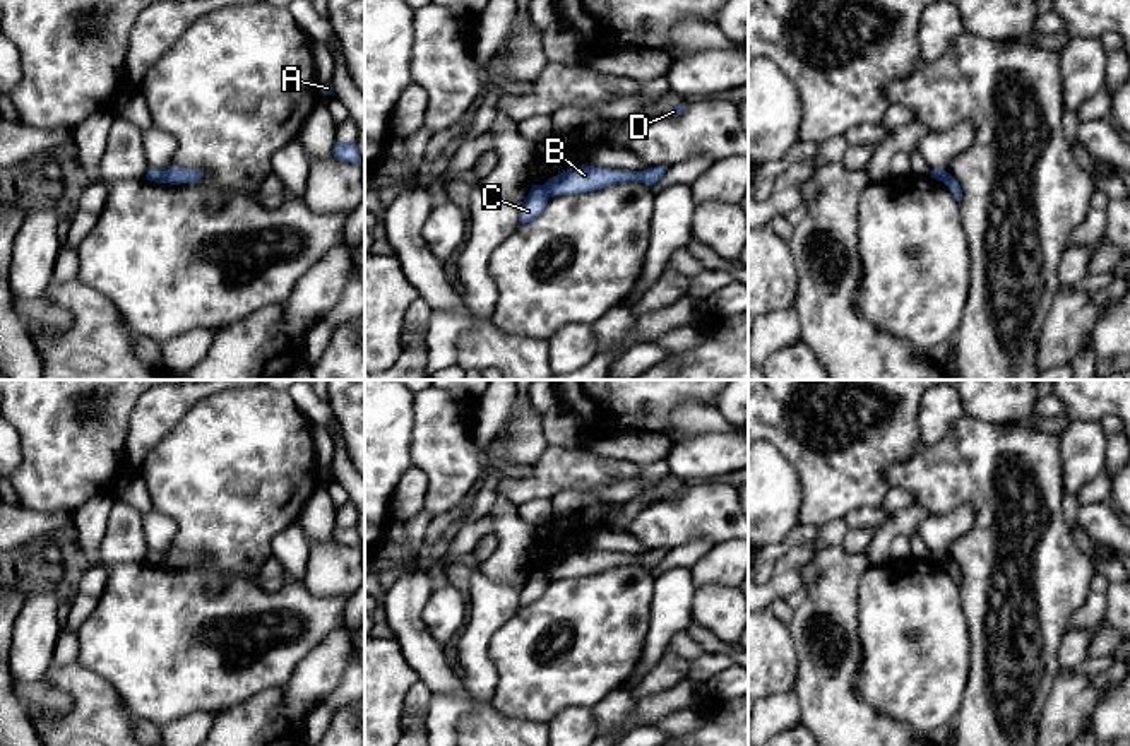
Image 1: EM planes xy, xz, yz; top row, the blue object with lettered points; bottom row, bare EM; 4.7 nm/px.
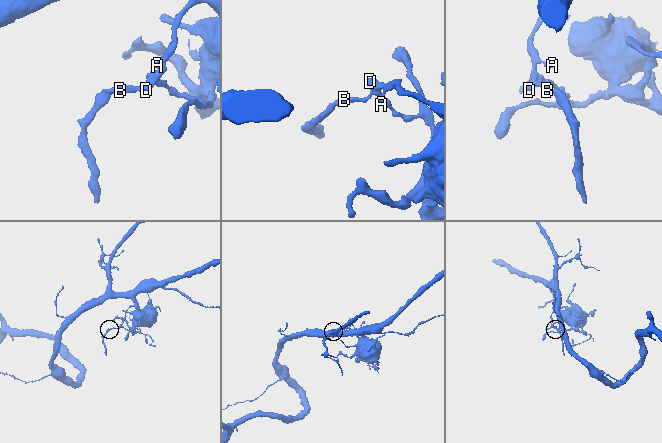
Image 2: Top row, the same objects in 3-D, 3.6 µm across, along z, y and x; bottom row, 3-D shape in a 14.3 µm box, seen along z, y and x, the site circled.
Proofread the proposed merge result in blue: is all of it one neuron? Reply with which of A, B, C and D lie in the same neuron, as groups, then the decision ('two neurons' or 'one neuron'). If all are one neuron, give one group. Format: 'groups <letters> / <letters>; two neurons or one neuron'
groups A B D / C; two neurons

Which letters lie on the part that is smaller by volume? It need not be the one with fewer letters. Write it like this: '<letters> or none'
C

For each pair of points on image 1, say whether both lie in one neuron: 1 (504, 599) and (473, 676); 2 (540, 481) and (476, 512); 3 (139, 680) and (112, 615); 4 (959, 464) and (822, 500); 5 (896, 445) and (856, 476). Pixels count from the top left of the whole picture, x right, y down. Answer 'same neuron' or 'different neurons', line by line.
1: same neuron
2: different neurons
3: same neuron
4: different neurons
5: same neuron

